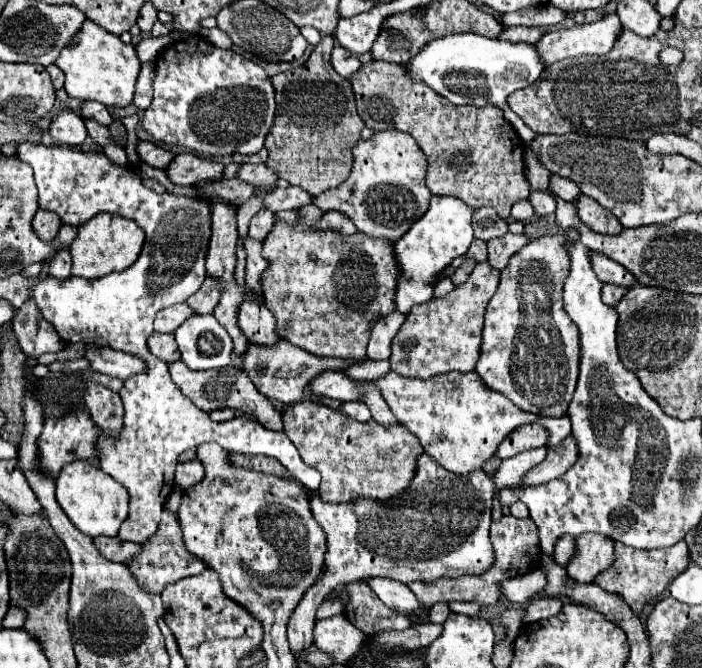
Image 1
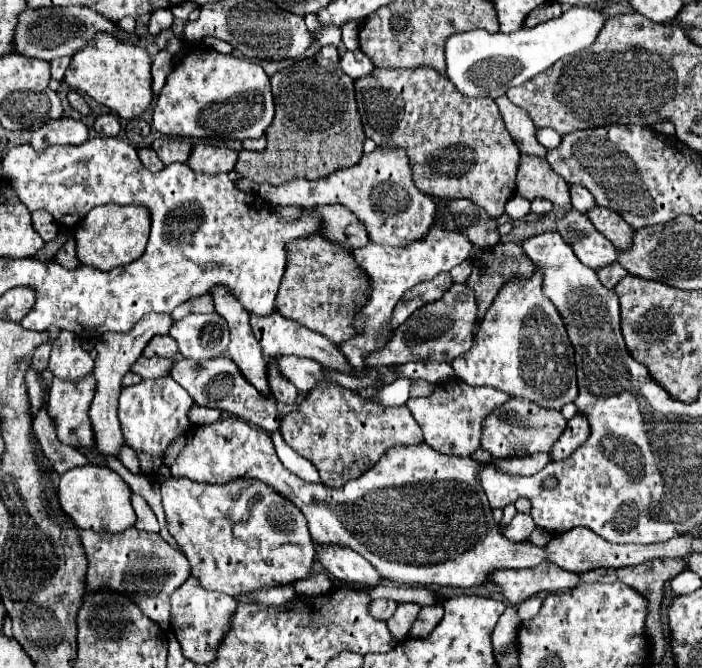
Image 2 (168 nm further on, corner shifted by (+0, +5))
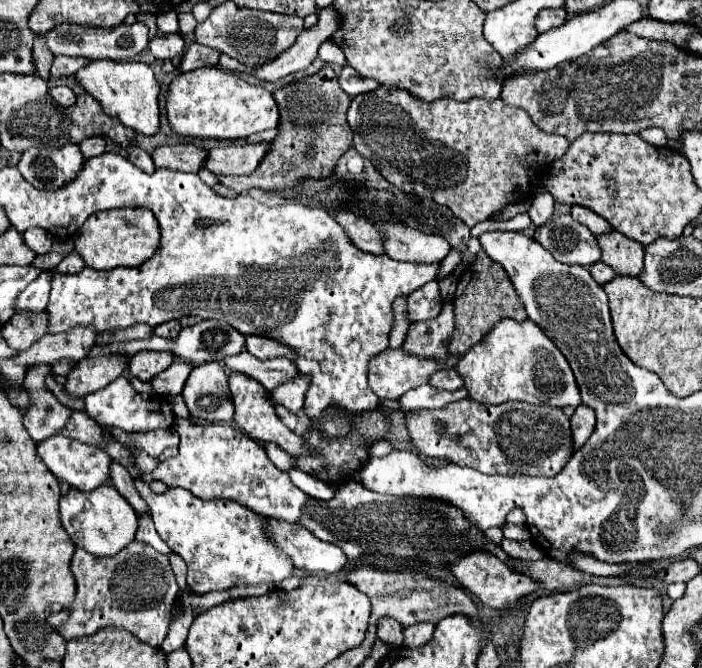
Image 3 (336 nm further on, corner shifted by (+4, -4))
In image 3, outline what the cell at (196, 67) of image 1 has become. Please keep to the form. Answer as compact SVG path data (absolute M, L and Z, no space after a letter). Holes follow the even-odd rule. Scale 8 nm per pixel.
M201 67L181 73L171 81L167 93L167 119L171 129L183 137L247 139L253 133L277 127L279 109L267 89L251 85L231 71Z

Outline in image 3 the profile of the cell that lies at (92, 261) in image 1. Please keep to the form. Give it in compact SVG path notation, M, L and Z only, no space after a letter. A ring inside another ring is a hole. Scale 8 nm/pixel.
M109 209L93 213L75 235L75 251L91 269L137 267L145 263L159 245L159 223L149 209Z

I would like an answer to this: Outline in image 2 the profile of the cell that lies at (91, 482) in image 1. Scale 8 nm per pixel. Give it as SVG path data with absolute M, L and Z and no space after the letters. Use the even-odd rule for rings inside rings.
M93 464L77 466L65 472L57 484L57 496L61 508L71 516L77 528L93 532L103 530L109 534L119 534L131 528L137 520L131 506L131 494L133 492L121 480L121 476L117 476L117 472L113 472L107 466L93 466Z

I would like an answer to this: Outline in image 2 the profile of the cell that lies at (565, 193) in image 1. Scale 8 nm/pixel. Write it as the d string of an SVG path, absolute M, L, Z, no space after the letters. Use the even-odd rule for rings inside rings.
M571 186L571 204L579 212L589 212L591 208L597 206L595 198L583 186Z

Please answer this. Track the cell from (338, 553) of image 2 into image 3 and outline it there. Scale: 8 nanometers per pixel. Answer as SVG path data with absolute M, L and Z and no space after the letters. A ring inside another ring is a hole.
M269 519L269 535L279 545L279 549L291 557L291 561L295 563L297 569L307 569L311 575L317 575L317 573L337 575L337 573L343 573L343 571L349 569L349 559L345 557L345 553L337 545L323 543L321 539L311 535L299 523L287 523L287 521L279 521L279 519Z

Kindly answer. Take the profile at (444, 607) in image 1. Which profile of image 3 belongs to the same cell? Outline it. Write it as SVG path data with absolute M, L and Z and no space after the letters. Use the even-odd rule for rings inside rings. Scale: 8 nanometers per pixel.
M417 623L413 627L405 627L403 645L409 647L409 649L423 647L433 637L433 629L435 629L433 623Z

